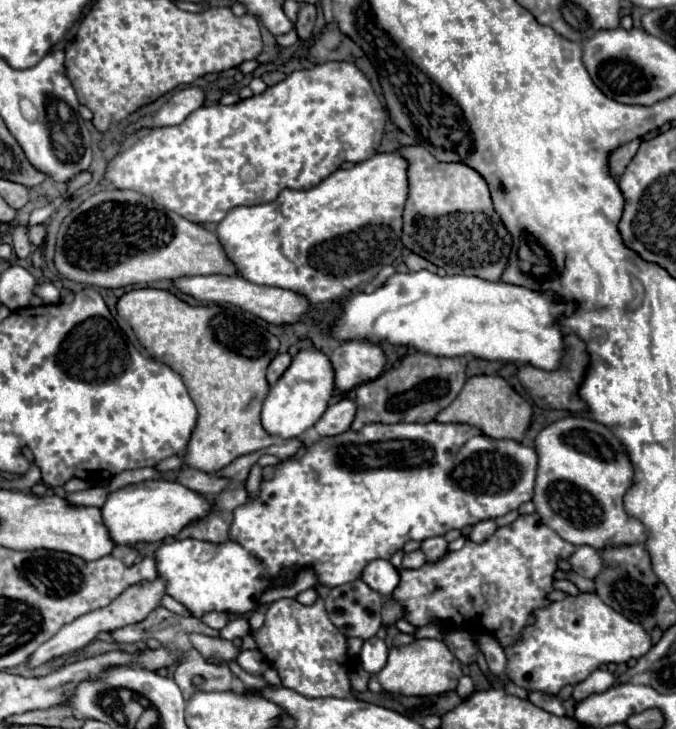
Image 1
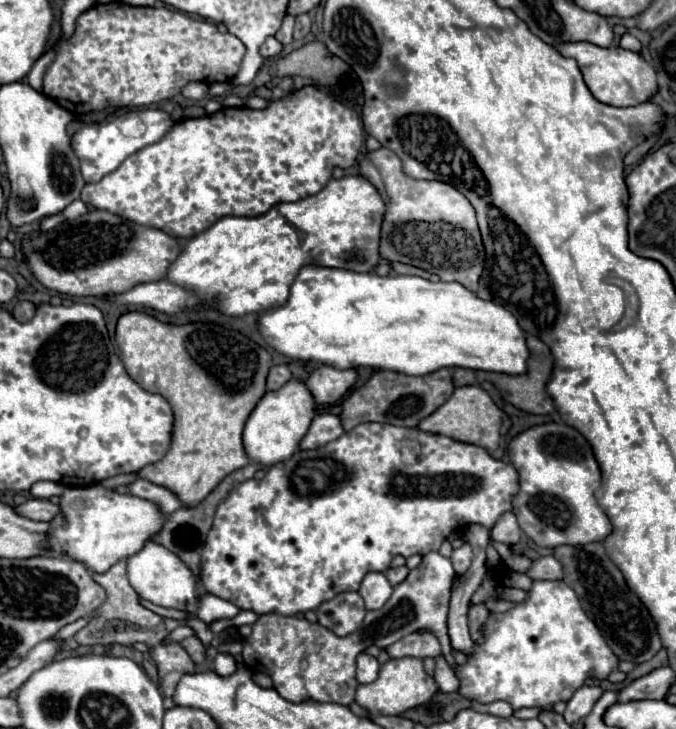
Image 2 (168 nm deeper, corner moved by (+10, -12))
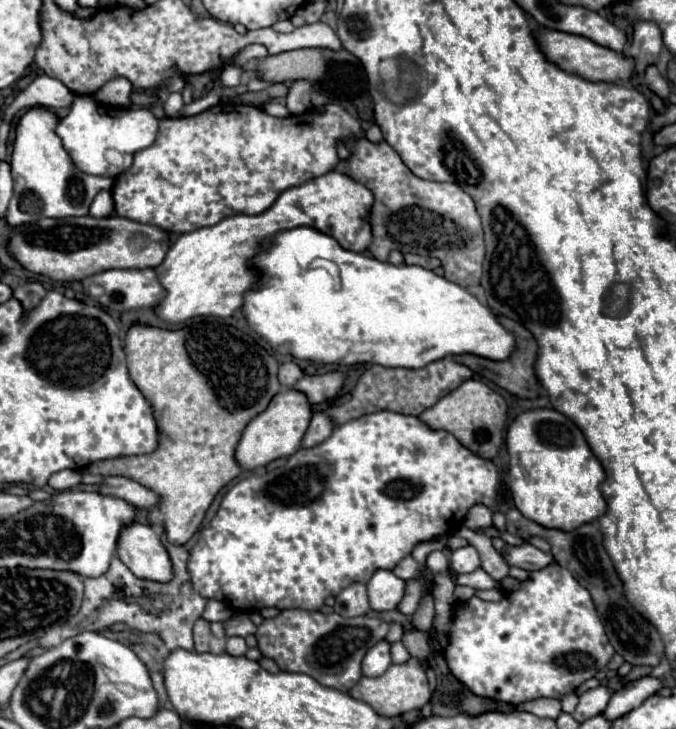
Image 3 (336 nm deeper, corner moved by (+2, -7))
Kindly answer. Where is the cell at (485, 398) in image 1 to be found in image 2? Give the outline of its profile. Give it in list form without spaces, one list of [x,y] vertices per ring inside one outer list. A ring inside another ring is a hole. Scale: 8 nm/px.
[[[462,386],[456,388],[454,394],[436,412],[424,418],[418,428],[424,432],[450,436],[458,442],[482,446],[492,458],[500,460],[506,454],[506,434],[510,430],[510,418],[492,402],[486,390],[482,390],[480,386]]]

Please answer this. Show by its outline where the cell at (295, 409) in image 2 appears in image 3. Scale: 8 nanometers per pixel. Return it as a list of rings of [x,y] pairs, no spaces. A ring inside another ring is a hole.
[[[288,389],[284,393],[274,395],[274,399],[266,407],[266,411],[258,413],[244,429],[242,439],[236,447],[236,461],[244,469],[256,469],[256,467],[272,463],[274,459],[294,455],[302,445],[310,419],[312,419],[312,407],[310,407],[310,401],[306,399],[306,395],[302,395],[302,391]]]

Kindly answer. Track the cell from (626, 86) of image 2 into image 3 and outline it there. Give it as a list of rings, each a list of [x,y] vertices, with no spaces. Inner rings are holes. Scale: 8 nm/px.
[[[546,31],[544,35],[538,35],[538,45],[544,51],[546,59],[556,63],[560,69],[568,73],[578,73],[580,77],[594,81],[594,83],[616,83],[616,81],[630,81],[630,75],[634,75],[634,63],[626,59],[626,55],[610,51],[608,47],[602,47],[582,35],[570,35],[562,31]]]

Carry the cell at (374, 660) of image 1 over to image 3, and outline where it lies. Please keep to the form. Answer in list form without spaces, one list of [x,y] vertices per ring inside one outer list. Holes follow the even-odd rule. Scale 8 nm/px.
[[[380,641],[362,659],[362,673],[366,677],[378,677],[378,675],[382,675],[386,671],[386,667],[390,663],[392,663],[390,661],[390,645],[386,641]]]

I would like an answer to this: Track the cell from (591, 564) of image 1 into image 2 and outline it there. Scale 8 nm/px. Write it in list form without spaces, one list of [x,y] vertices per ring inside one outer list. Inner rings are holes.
[[[540,556],[532,560],[526,576],[532,580],[562,580],[562,564],[554,556]]]

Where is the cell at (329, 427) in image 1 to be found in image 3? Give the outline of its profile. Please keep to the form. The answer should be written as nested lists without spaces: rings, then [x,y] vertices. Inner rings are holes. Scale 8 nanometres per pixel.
[[[314,413],[312,421],[310,421],[310,427],[304,435],[304,441],[302,441],[302,447],[314,447],[322,441],[326,441],[334,431],[334,423],[332,419],[326,415],[326,413]]]

